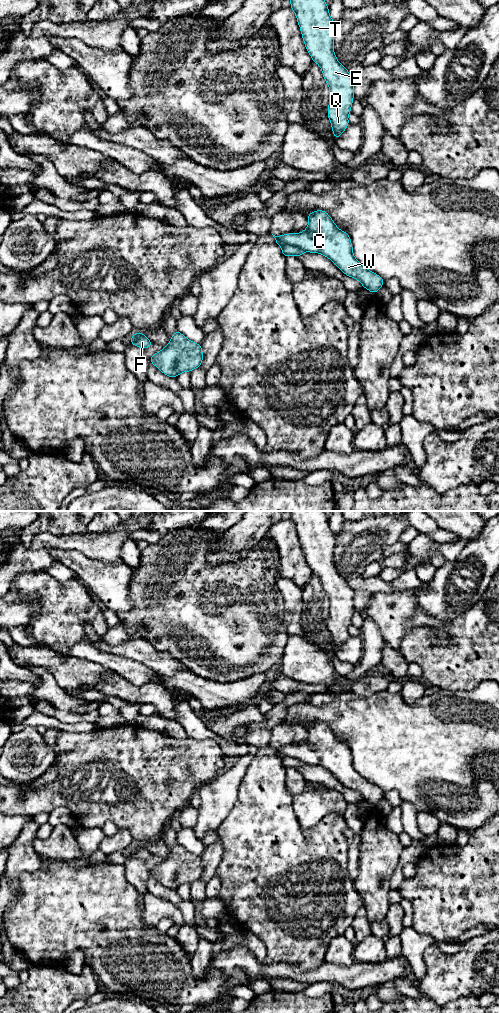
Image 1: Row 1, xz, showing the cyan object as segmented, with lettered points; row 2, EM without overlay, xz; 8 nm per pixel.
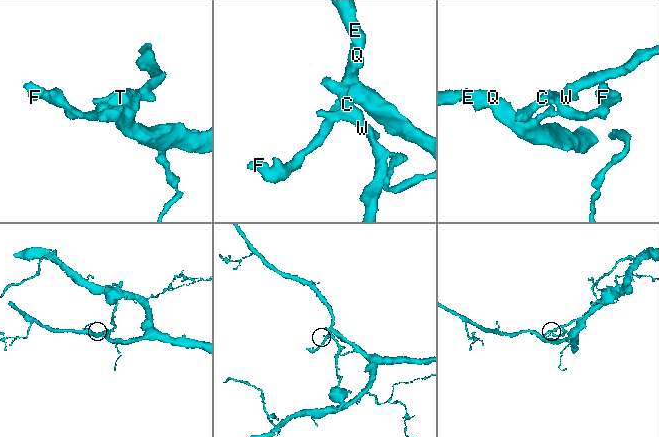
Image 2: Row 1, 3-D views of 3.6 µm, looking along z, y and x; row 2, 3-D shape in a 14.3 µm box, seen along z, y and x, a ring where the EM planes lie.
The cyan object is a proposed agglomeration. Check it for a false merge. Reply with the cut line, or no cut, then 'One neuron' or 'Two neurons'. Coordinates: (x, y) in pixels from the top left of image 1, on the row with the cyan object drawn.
Split along xz (283, 244), (298, 246), (303, 251). Two neurons

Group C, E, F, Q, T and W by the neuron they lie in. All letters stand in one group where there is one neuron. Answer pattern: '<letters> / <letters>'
C W / E F Q T

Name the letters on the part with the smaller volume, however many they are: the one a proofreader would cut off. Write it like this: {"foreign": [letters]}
{"foreign": ["C", "W"]}

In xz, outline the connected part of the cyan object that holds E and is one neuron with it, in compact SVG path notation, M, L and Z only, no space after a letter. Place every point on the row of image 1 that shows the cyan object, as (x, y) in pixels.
M290 0L301 35L312 61L317 63L330 88L327 115L334 139L349 126L348 115L354 99L354 77L336 58L334 36L336 23L324 0Z

